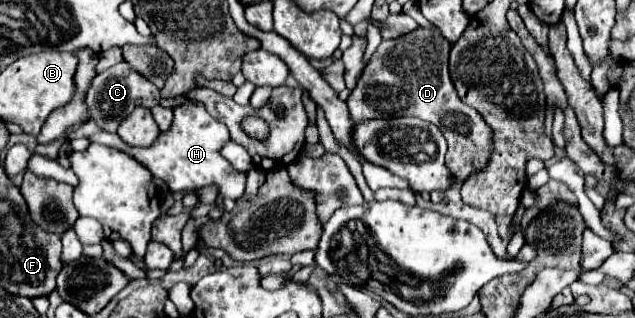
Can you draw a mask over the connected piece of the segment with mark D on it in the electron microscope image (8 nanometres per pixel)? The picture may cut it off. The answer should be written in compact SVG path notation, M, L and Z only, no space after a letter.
M422 27L410 35L382 41L364 67L360 81L346 103L354 121L414 115L438 125L448 141L446 167L458 181L466 181L470 175L482 171L490 163L494 149L492 127L476 109L458 97L448 73L448 53L450 43L442 35L434 35Z

